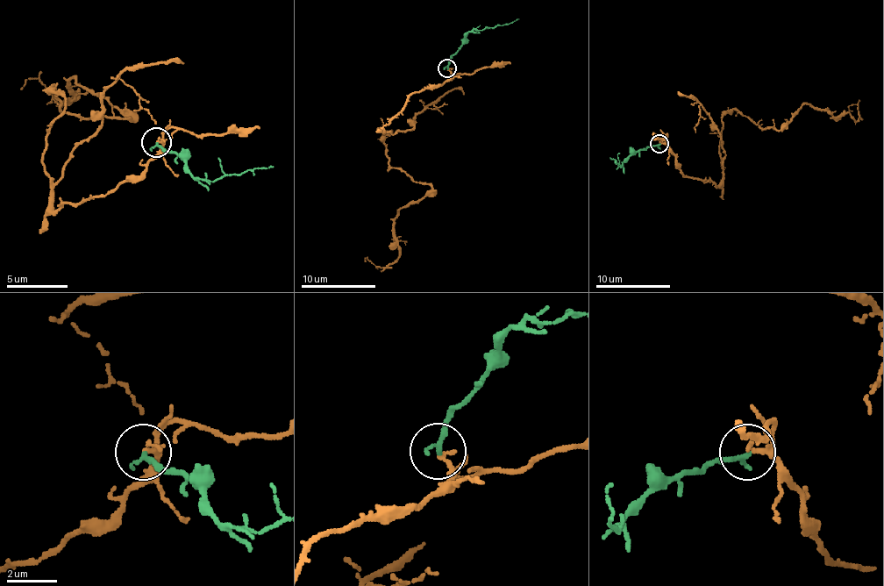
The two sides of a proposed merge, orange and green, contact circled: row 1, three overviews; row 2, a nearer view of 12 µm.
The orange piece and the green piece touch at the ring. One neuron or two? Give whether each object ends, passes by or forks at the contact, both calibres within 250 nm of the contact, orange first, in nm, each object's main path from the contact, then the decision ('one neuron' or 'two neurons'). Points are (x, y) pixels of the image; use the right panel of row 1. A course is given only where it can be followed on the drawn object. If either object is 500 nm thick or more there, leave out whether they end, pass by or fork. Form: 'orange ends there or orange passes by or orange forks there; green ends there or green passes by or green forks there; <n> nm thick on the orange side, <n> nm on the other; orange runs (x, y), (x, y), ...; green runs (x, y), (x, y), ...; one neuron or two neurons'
orange passes by; green ends there; 150 nm thick on the orange side, 200 nm on the other; orange runs (660, 144), (687, 177), (718, 185), (731, 110), (773, 129), (803, 104), (856, 119), (851, 110); green runs (659, 144), (632, 153), (622, 166), (610, 159); one neuron

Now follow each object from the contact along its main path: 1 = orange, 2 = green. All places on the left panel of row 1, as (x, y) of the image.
1: (155, 143), (146, 167), (52, 210), (52, 88), (67, 116), (131, 118), (73, 79), (64, 103), (21, 88)
2: (155, 143), (180, 158), (195, 176), (213, 180), (274, 167)

